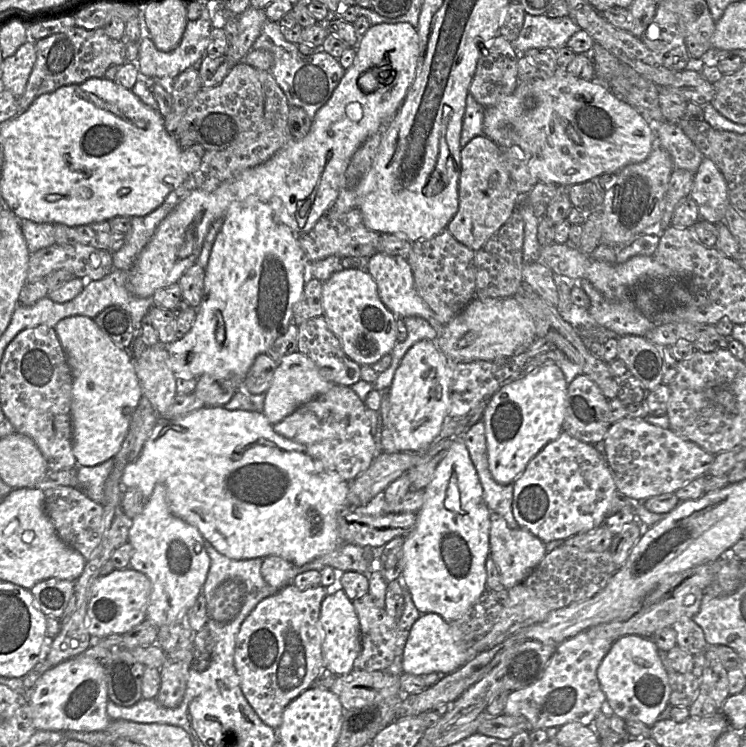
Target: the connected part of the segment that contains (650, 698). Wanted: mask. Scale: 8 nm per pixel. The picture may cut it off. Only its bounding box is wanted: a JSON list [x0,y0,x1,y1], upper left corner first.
[597,634,671,727]

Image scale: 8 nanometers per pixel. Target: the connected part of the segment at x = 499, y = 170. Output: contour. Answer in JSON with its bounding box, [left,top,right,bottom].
[447,136,521,252]

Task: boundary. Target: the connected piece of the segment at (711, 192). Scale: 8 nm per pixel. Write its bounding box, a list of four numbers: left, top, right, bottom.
[689,157,730,224]

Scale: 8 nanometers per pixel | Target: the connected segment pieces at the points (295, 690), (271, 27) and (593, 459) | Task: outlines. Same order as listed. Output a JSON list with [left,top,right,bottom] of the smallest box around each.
[[234,583,326,731],[252,20,346,120],[512,430,616,544]]

